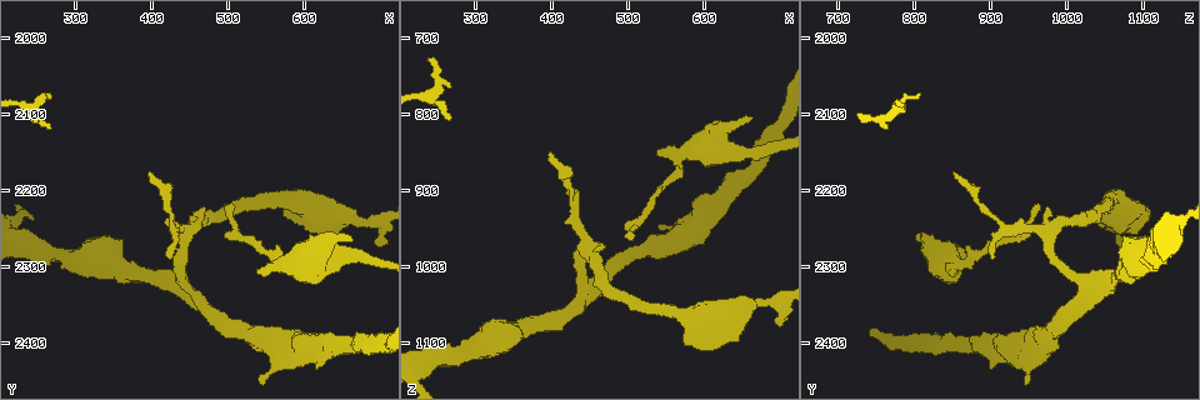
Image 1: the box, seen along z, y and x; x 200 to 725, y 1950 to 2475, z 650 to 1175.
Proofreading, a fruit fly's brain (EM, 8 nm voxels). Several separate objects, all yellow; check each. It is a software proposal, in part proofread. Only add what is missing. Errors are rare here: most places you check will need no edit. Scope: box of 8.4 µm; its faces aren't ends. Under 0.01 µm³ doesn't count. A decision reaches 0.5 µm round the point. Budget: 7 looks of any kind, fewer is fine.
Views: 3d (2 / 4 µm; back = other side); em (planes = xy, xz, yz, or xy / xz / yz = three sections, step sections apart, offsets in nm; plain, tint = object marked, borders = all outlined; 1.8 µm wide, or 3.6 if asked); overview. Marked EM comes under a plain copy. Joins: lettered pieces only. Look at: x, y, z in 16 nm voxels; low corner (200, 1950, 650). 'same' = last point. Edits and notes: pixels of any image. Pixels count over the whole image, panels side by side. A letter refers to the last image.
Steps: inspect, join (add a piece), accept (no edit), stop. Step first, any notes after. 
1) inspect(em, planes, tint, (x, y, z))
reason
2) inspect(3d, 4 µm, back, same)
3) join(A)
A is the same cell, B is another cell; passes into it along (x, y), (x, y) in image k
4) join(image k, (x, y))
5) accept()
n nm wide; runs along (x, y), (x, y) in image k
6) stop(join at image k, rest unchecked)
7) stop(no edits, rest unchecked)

inspect(em, planes, borders, (400, 2175, 850))
branch stops here

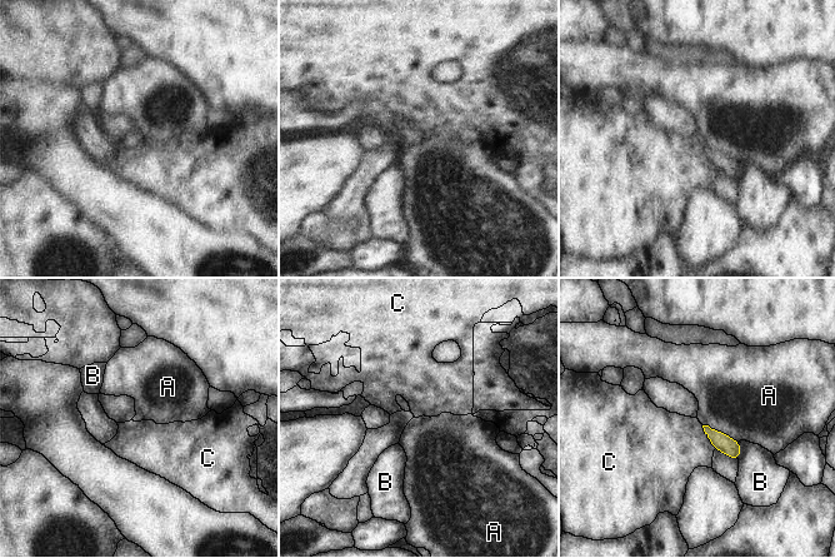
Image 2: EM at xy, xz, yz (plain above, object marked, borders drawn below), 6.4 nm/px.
accept()
90 nm wide; A, B and C are other cells; border along (701, 426), (715, 448) in image 2; no lettered piece goes on from it

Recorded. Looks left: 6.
inspect(em, planes, borders, (270, 2075, 805))
thin end

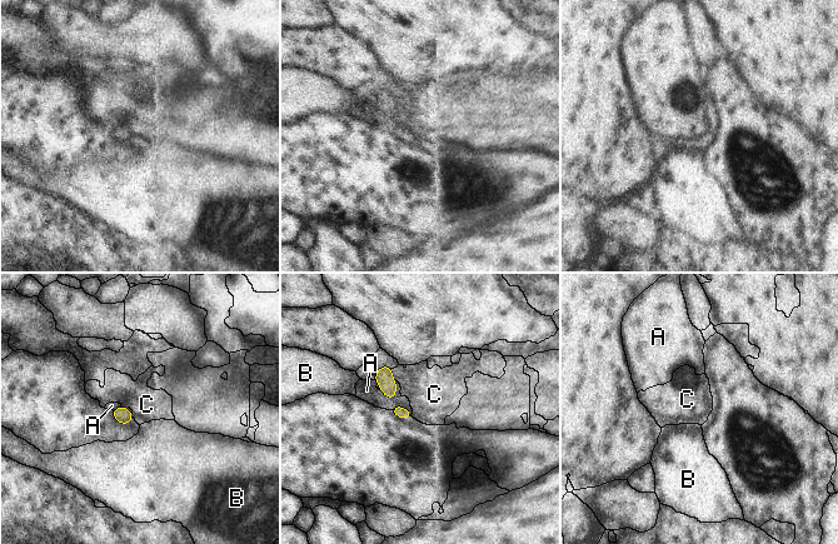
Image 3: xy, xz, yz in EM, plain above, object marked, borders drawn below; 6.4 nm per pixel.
accept()
80 nm wide; A, B and C are other cells; border along (393, 368), (390, 374), (395, 379) in image 3; no lettered piece goes on from it

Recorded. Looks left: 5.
inspect(em, planes, borders, (495, 2220, 955))
thin end

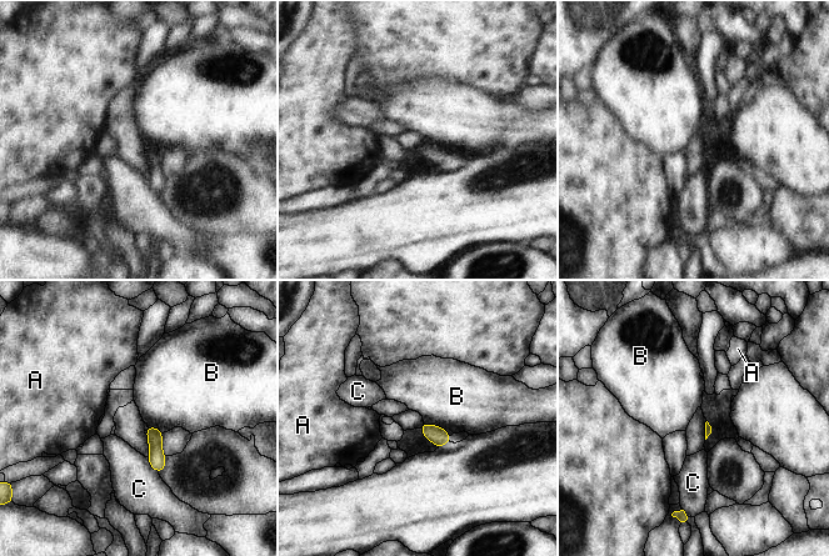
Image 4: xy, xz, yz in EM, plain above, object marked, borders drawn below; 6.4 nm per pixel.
accept()
A, B and C are other cells; none of them fits

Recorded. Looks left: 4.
stop(no edits, rest unchecked)

